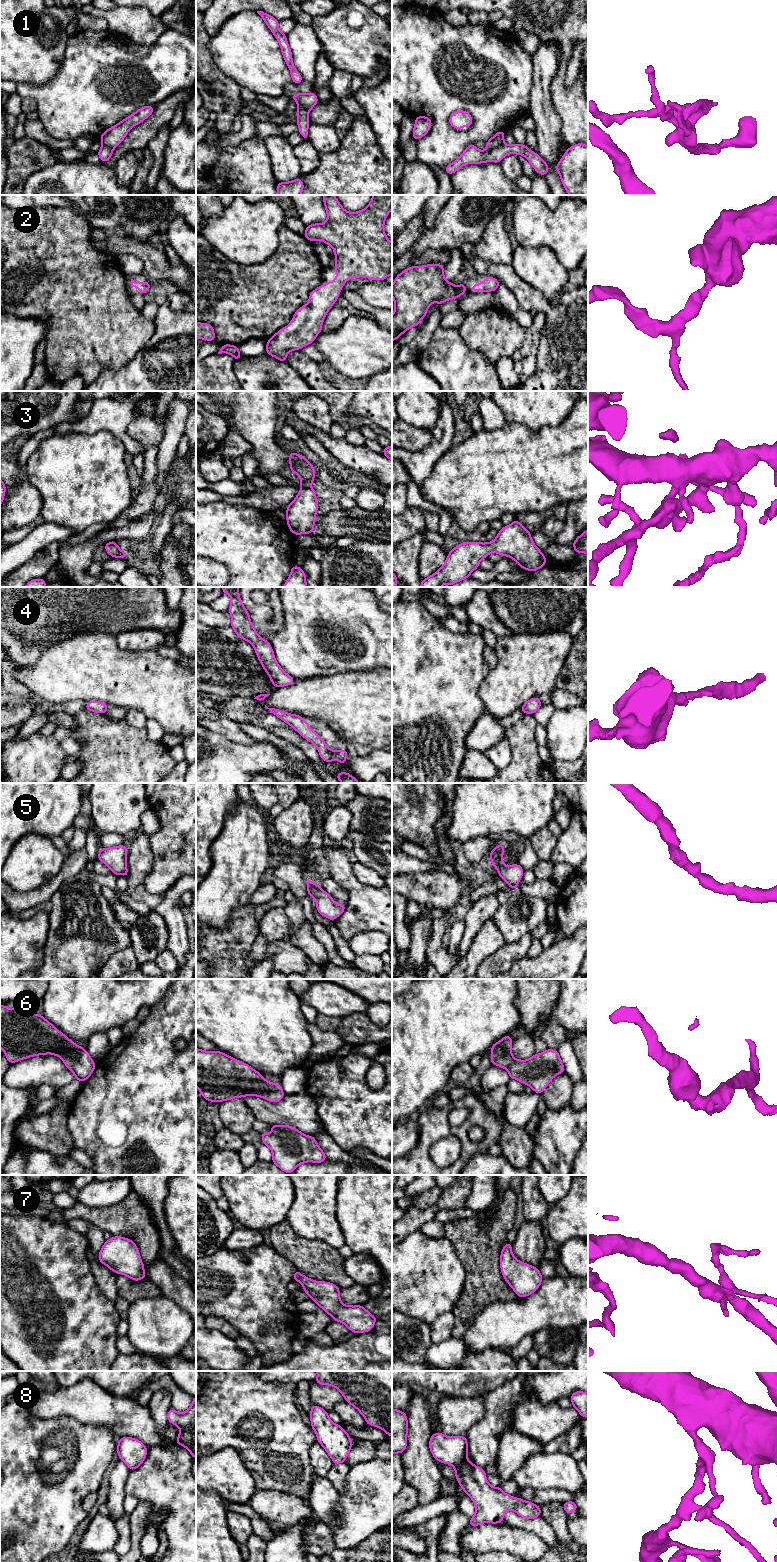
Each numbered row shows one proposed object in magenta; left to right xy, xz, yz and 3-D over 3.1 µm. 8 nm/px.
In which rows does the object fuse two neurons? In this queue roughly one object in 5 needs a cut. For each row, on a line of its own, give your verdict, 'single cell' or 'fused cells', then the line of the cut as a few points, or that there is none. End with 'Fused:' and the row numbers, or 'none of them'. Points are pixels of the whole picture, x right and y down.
1: single cell; cut none
2: single cell; cut none
3: single cell; cut none
4: single cell; cut none
5: single cell; cut none
6: single cell; cut none
7: single cell; cut none
8: single cell; cut none
Fused: none of them

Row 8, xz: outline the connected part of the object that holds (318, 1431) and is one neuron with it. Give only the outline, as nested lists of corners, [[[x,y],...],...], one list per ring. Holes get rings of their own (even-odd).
[[[312,1404],[310,1412],[311,1427],[333,1464],[345,1463],[353,1444],[349,1434],[341,1425],[335,1424],[323,1408]]]

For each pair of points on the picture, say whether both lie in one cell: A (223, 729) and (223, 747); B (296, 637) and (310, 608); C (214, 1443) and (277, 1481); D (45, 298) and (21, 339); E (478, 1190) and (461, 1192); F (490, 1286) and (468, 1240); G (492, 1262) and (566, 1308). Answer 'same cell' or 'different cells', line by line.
A: different cells
B: same cell
C: same cell
D: different cells
E: different cells
F: same cell
G: different cells

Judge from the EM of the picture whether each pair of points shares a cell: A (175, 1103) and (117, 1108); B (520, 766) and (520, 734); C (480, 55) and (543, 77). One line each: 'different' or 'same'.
A: same
B: same
C: different

